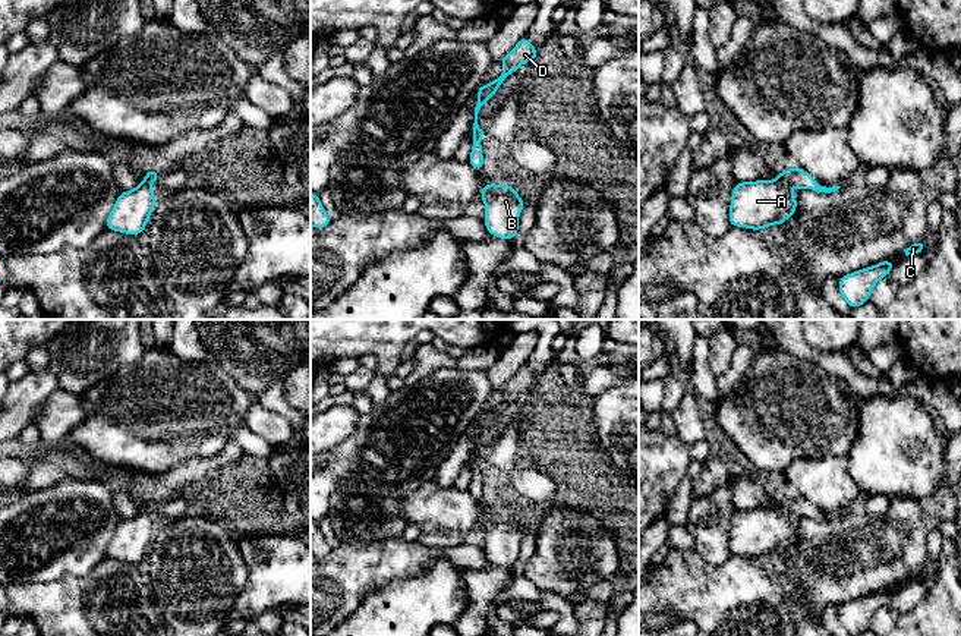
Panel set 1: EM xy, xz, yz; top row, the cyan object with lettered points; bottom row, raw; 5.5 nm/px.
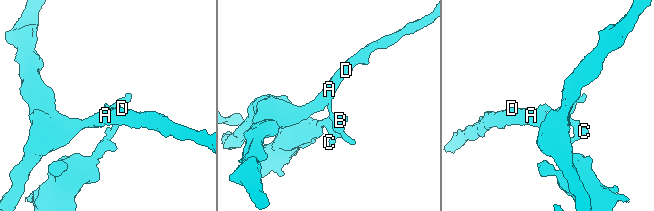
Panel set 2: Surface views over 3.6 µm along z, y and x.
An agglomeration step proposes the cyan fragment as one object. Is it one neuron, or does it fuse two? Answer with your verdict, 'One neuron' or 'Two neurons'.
Two neurons

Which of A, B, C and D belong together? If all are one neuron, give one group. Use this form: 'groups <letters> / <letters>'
groups A D / B C

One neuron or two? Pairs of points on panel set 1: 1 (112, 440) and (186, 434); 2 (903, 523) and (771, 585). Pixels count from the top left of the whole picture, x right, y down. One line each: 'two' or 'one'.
1: one
2: two

